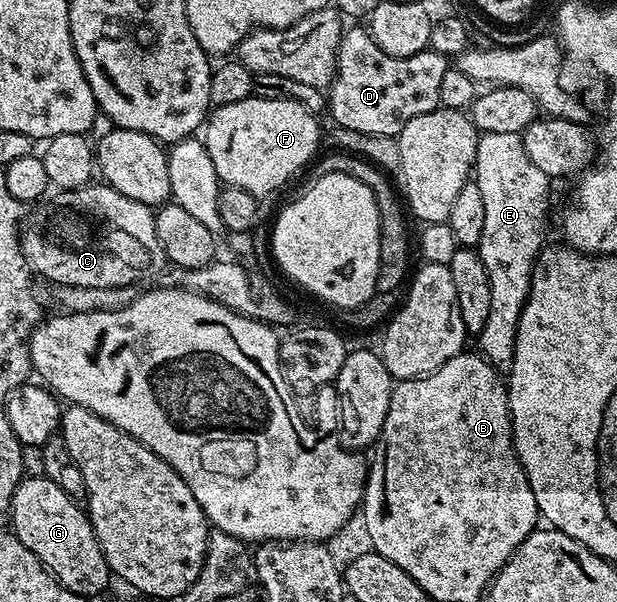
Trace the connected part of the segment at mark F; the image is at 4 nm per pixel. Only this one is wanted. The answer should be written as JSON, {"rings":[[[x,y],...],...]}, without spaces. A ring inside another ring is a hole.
{"rings":[[[252,96],[239,103],[216,106],[203,126],[203,140],[211,163],[215,163],[218,181],[265,199],[268,193],[283,188],[312,159],[321,137],[317,121],[307,107],[287,99]]]}

